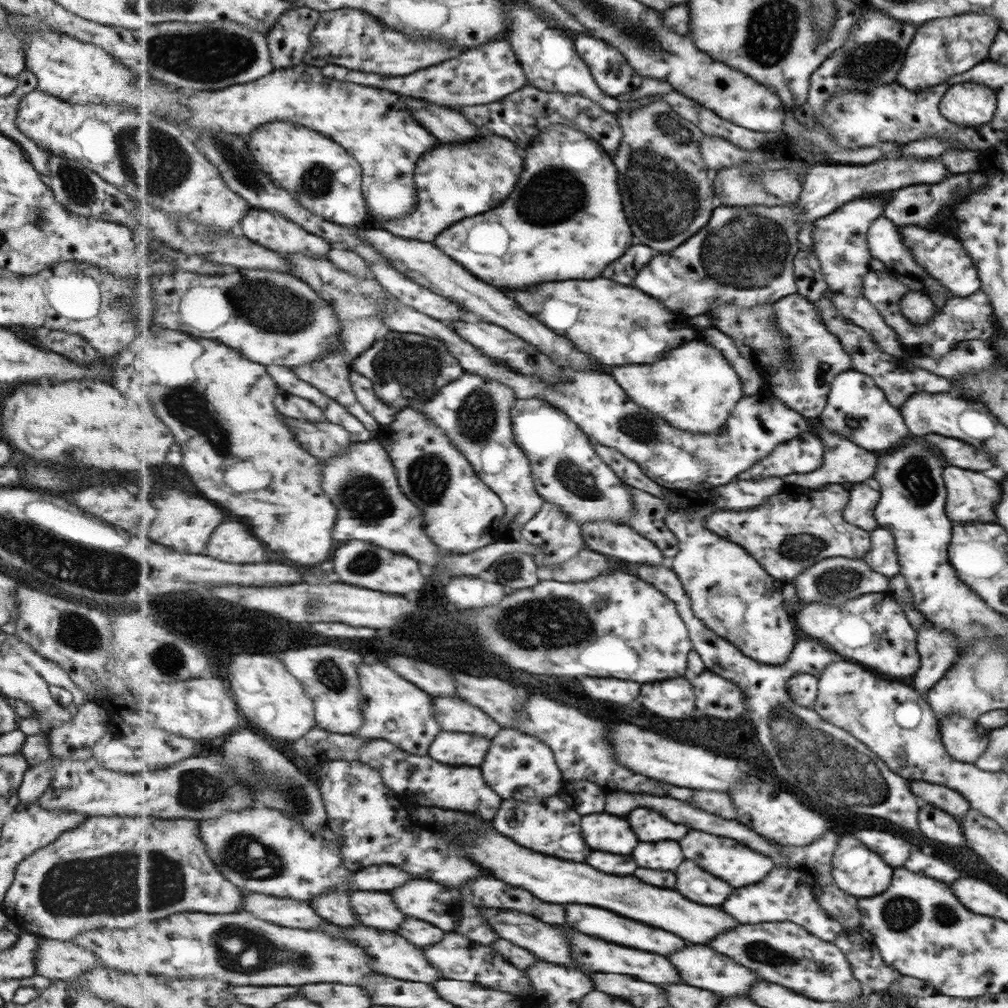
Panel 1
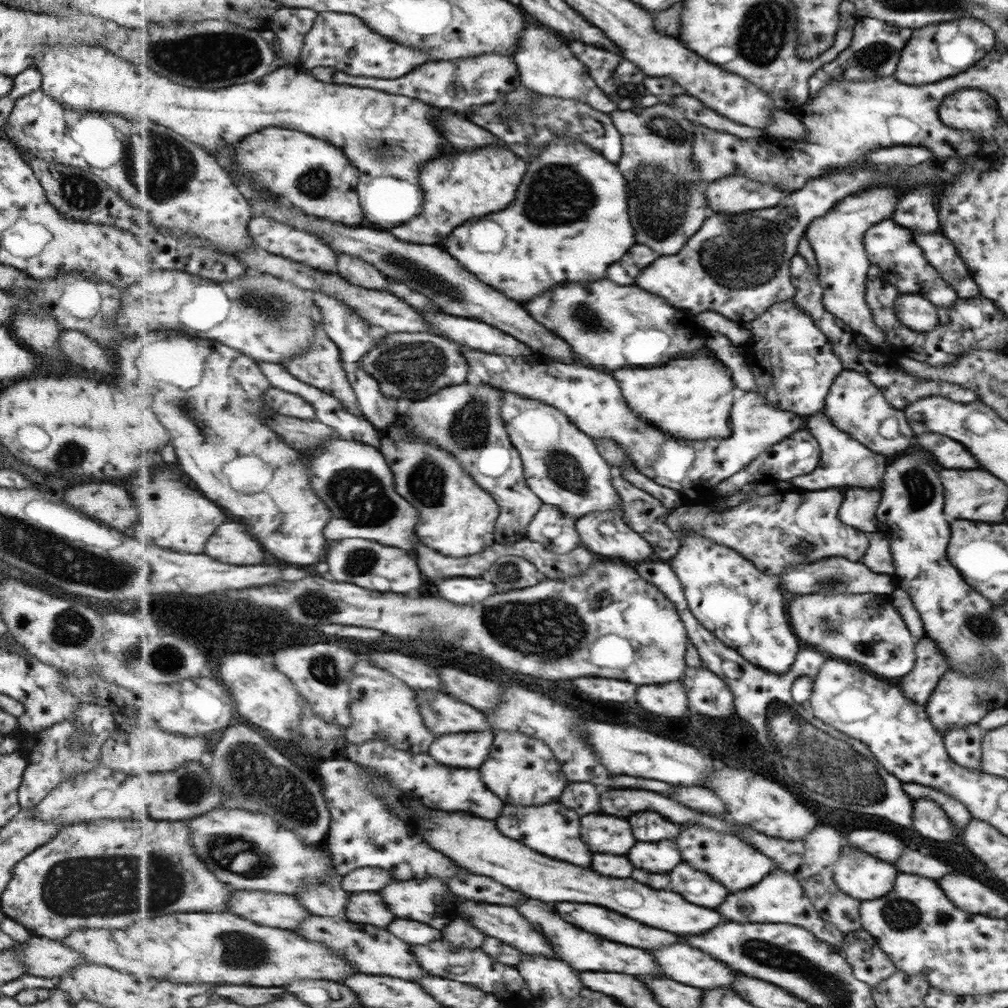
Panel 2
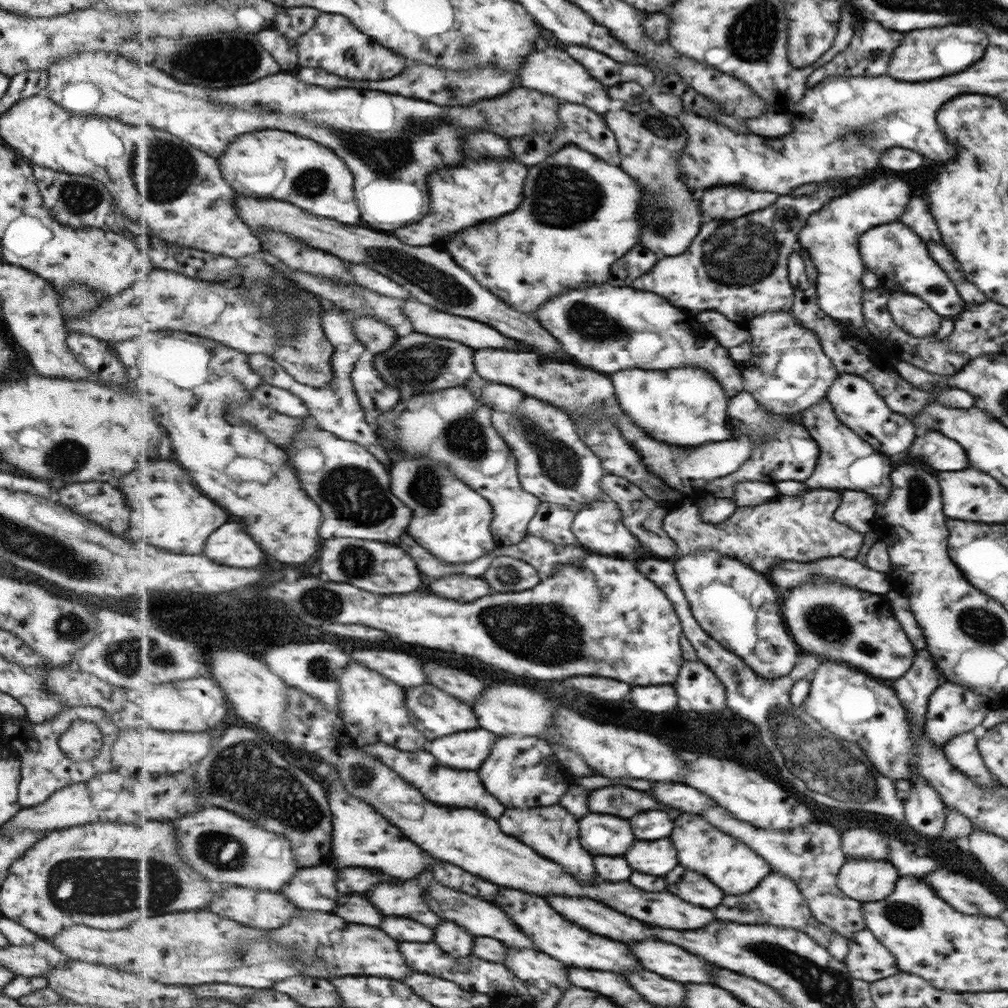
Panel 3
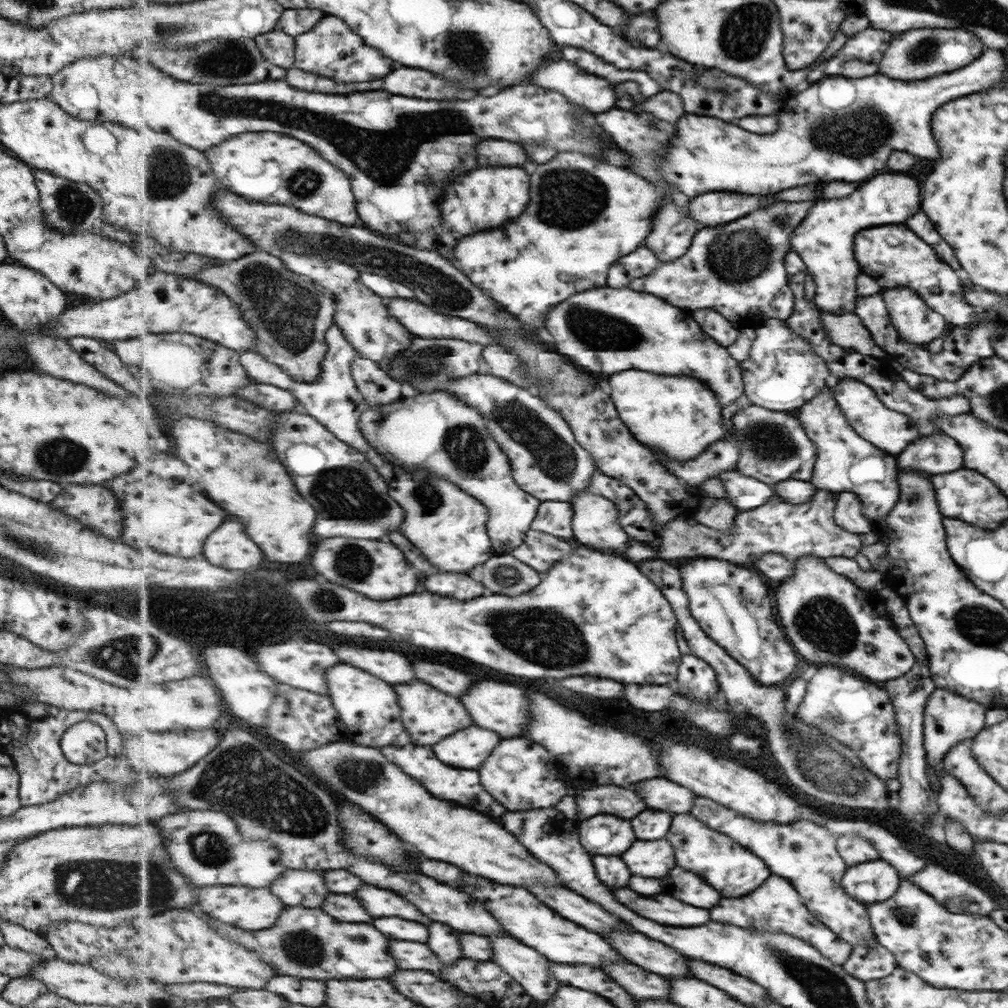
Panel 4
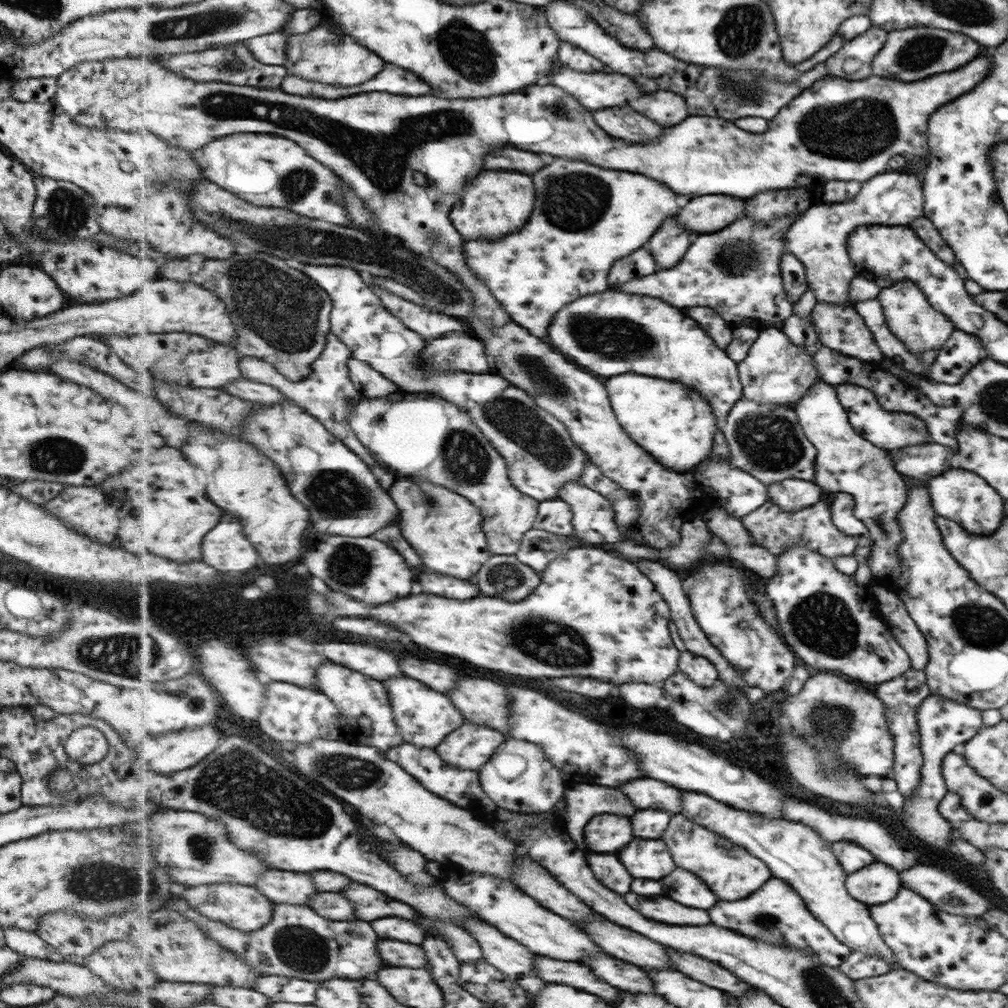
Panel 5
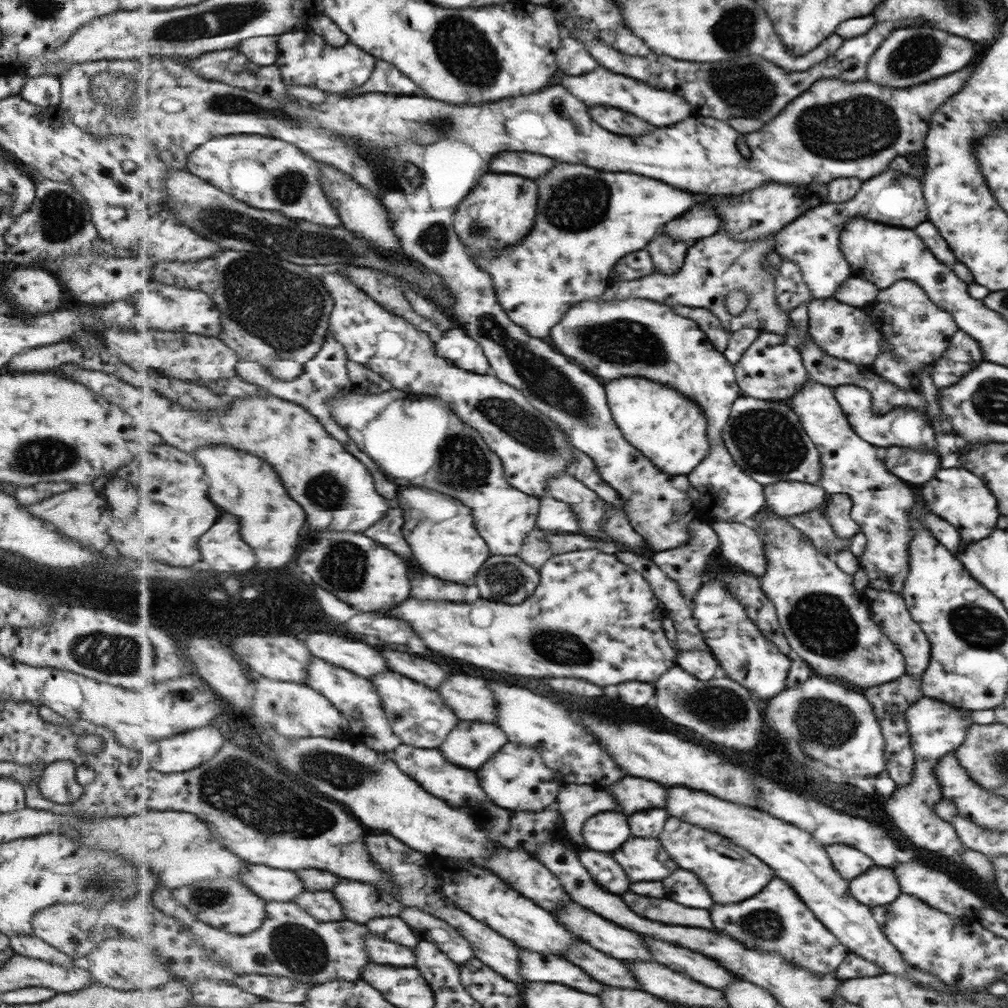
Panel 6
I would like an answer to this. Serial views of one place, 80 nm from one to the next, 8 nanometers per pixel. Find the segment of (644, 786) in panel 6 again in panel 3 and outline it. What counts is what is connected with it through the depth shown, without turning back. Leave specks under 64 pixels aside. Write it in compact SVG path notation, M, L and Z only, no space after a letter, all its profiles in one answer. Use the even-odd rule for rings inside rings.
M655 782L651 796L655 796L665 806L685 813L701 814L709 807L719 805L716 800L709 798L708 794L703 794L697 788L676 782Z

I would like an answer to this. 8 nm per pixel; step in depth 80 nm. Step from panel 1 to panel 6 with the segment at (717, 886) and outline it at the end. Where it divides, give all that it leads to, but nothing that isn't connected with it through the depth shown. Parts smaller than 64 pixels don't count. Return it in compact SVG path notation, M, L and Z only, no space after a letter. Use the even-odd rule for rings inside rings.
M679 870L671 874L663 884L665 884L667 898L679 904L687 904L691 908L707 908L707 910L715 904L707 888L701 884L701 880L693 872Z

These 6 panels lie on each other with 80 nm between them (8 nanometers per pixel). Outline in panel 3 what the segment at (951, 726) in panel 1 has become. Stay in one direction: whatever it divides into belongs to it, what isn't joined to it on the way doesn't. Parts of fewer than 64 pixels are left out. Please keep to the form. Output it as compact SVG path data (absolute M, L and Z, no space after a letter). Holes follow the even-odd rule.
M970 730L948 740L942 751L951 766L954 766L961 774L974 780L981 788L990 788L996 784L996 780L983 765L976 749L976 740Z

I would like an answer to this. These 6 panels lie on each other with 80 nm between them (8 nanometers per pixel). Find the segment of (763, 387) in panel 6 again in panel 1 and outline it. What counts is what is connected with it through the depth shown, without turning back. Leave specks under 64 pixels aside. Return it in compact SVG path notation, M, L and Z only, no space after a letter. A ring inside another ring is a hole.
M798 292L778 300L774 309L776 325L790 340L794 361L785 370L776 370L763 387L787 407L802 413L803 417L818 418L825 410L826 396L834 376L850 368L850 358L844 352L838 337L831 334L822 323L818 309Z

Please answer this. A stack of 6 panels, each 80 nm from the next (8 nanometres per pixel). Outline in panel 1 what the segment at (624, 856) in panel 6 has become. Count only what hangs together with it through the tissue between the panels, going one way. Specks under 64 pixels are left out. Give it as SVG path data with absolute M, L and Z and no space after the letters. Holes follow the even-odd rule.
M641 842L639 848L635 848L633 856L641 868L651 870L675 870L685 860L683 850L677 842Z

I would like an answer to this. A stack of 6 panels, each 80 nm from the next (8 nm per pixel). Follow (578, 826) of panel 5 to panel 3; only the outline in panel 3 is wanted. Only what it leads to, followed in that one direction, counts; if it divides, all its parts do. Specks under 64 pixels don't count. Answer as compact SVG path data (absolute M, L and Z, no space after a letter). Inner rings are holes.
M607 786L601 790L595 790L589 798L591 802L591 812L599 812L599 814L615 814L621 818L633 818L639 812L645 810L667 810L671 812L673 820L678 819L682 814L680 810L674 808L665 808L661 806L655 798L651 798L647 792L639 792L633 788L625 788L625 786Z

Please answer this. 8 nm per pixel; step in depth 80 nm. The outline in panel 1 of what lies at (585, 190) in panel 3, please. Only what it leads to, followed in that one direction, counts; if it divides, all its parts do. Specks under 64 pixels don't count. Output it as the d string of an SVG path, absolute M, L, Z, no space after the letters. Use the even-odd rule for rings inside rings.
M554 124L553 127L544 129L544 132L539 134L539 139L535 139L533 145L523 153L524 158L527 158L527 172L523 172L523 180L519 180L517 188L514 188L515 192L507 199L507 204L501 204L499 208L494 208L491 212L484 212L483 216L471 216L467 220L456 222L451 228L443 231L433 243L475 276L504 291L509 288L528 290L529 286L533 286L533 284L555 282L555 280L593 280L593 278L599 278L611 262L619 260L627 252L627 248L631 248L633 230L631 230L631 224L627 222L627 216L623 210L625 206L623 206L623 196L621 196L621 188L619 188L619 174L617 174L618 170L613 164L613 158L607 154L599 141L593 140L589 134L583 131L577 132L577 130L578 128L573 128L567 124Z

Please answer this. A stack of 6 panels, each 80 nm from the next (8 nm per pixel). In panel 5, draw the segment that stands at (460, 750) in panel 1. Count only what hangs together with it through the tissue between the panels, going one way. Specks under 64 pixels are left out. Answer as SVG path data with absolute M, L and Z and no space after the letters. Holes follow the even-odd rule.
M468 721L451 732L435 749L447 764L481 770L507 738L509 735L500 730Z

